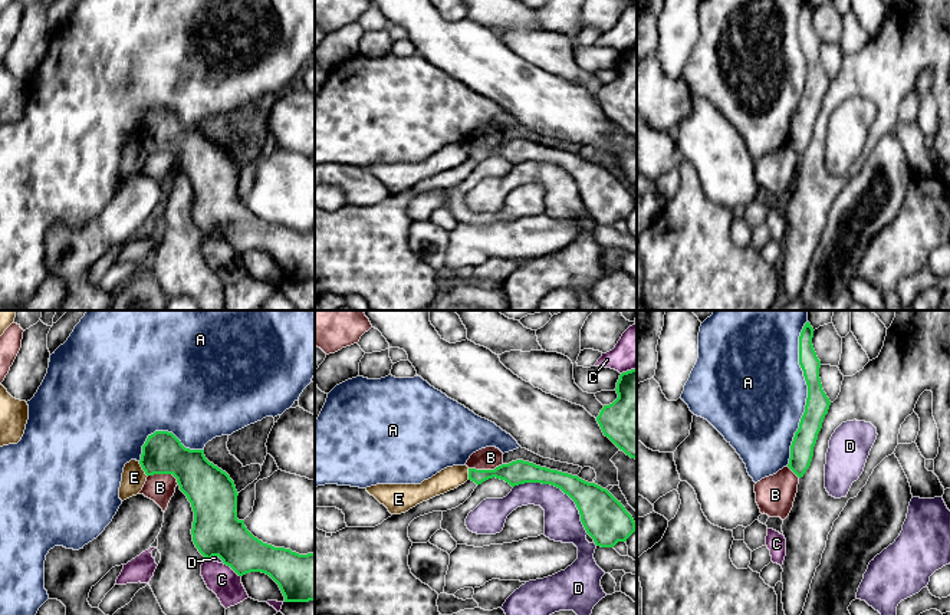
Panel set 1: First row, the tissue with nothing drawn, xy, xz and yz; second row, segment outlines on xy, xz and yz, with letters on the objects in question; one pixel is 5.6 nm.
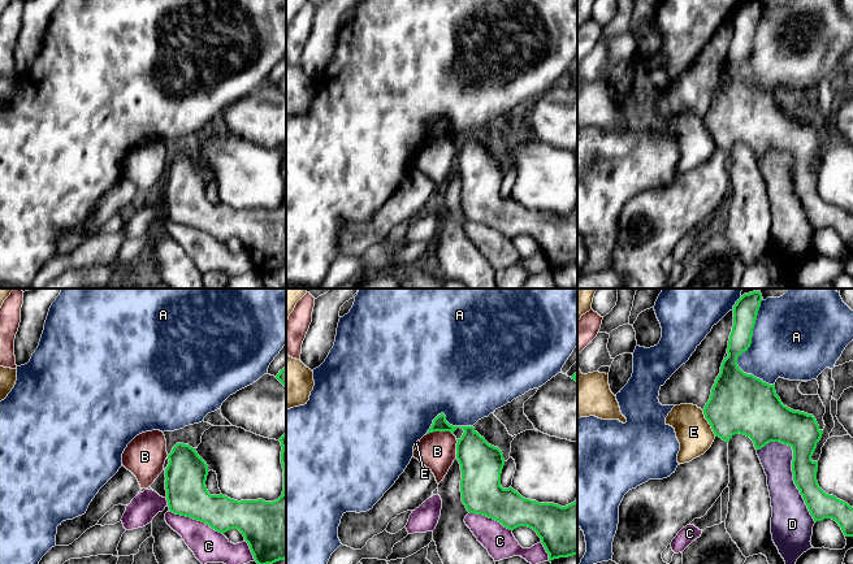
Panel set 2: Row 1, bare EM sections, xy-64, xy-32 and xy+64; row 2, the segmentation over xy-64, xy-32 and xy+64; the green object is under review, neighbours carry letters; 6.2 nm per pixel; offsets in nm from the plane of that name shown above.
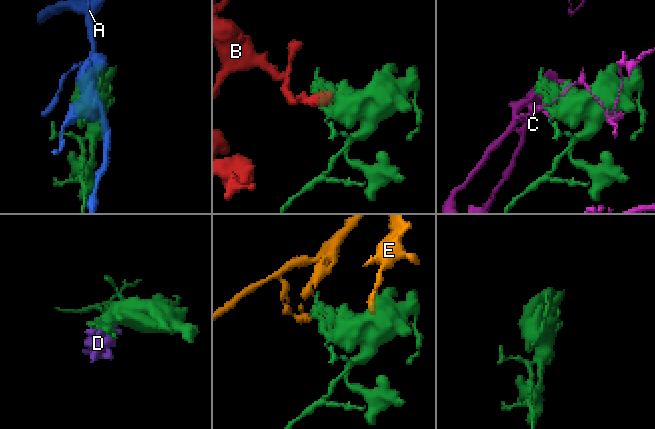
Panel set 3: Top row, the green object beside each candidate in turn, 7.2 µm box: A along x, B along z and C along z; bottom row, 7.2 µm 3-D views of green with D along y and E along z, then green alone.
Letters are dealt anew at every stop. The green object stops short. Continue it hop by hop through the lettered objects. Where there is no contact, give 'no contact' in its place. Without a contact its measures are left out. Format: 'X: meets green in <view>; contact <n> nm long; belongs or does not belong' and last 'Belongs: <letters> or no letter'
A: meets green in yz; contact 800 nm long; does not belong
B: meets green in xz; contact 190 nm long; does not belong
C: meets green in xy; contact 130 nm long; does not belong
D: meets green in xz; contact 500 nm long; does not belong
E: meets green in xy; contact 100 nm long; does not belong
Belongs: no letter

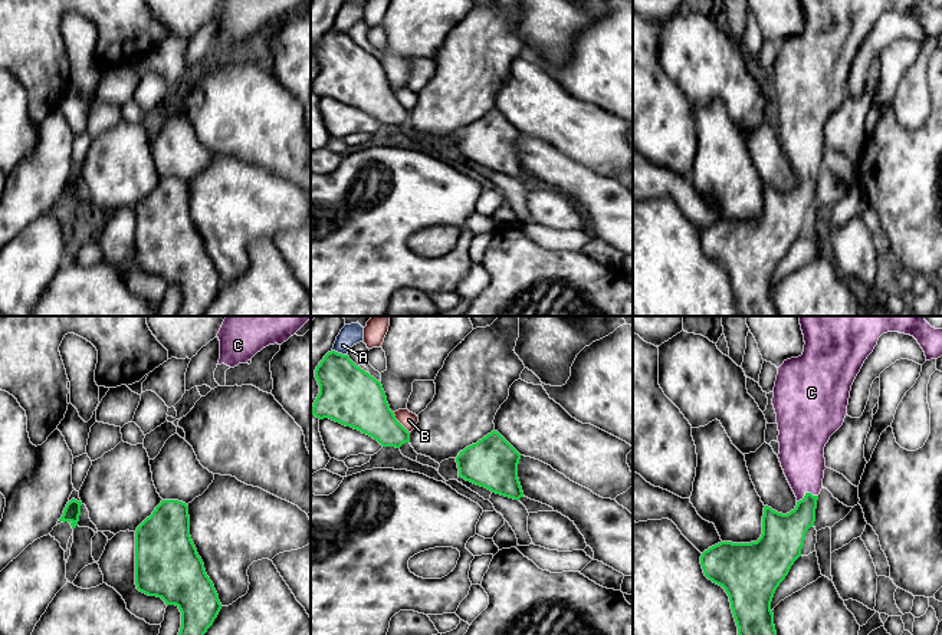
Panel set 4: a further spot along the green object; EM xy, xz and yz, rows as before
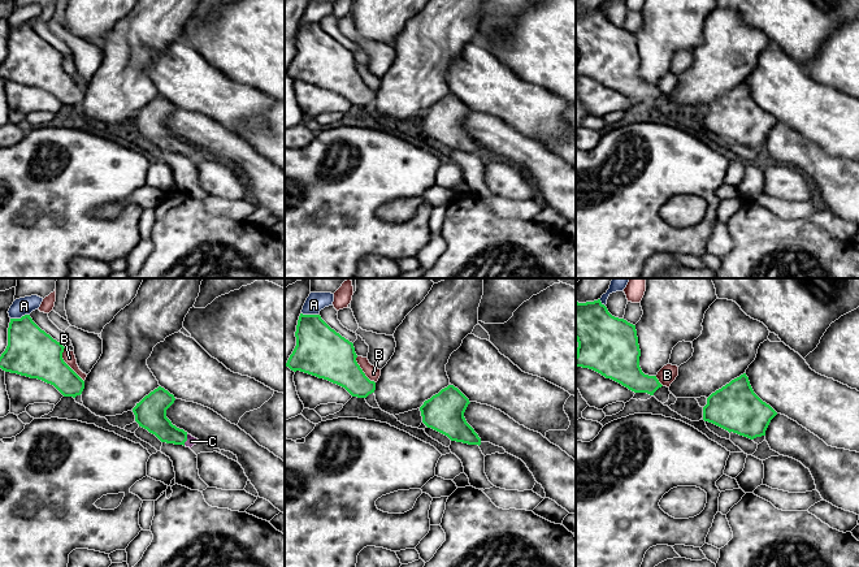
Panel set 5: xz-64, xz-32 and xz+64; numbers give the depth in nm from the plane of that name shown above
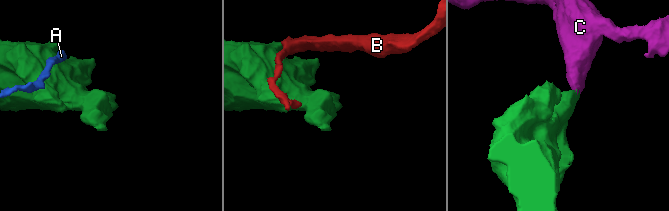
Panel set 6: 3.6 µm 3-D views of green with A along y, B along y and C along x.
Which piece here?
A: meets green in xz; contact 90 nm long; does not belong
B: meets green in xz; contact 150 nm long; does not belong
C: meets green in yz; contact 130 nm long; belongs
Belongs: C

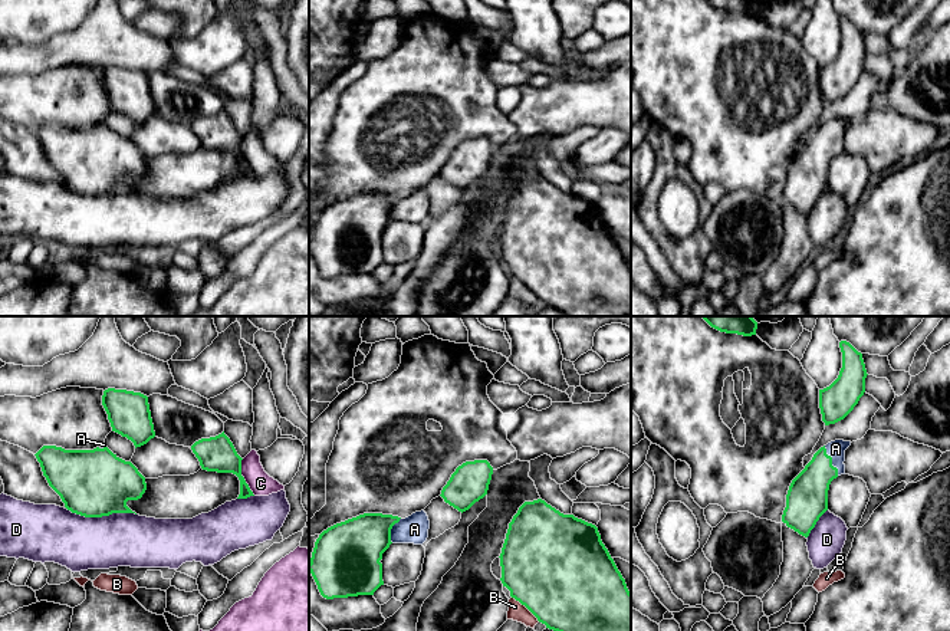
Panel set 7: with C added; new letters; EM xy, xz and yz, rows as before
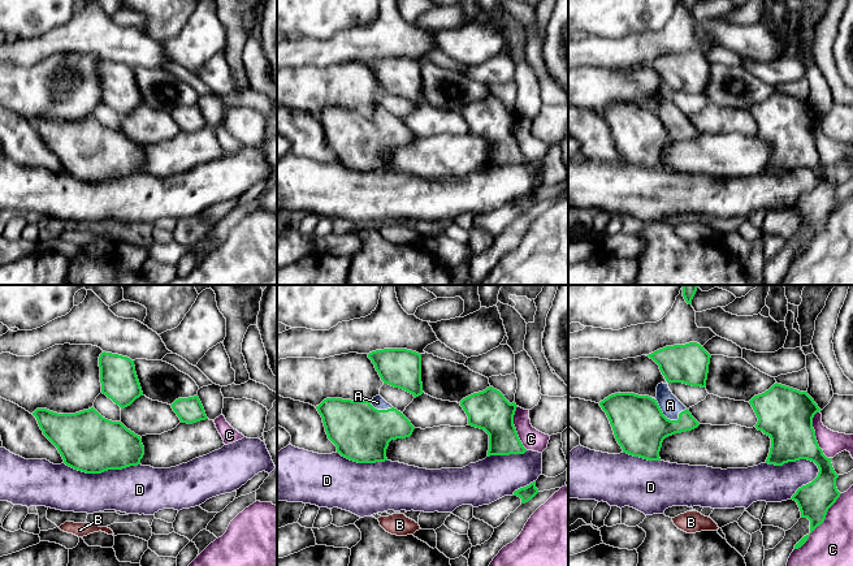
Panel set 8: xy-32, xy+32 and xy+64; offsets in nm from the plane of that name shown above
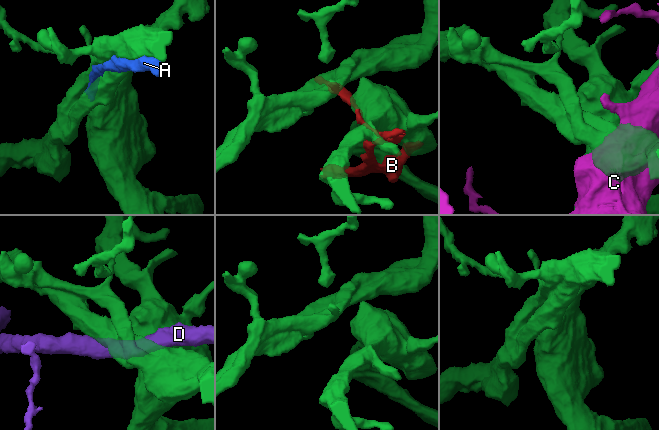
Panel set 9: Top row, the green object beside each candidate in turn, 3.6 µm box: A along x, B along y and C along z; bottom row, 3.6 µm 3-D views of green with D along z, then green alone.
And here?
A: meets green in yz; contact 190 nm long; belongs
B: meets green in xz; contact 220 nm long; does not belong
C: meets green in xy; contact 220 nm long; does not belong
D: meets green in xy; contact 400 nm long; does not belong
Belongs: A

